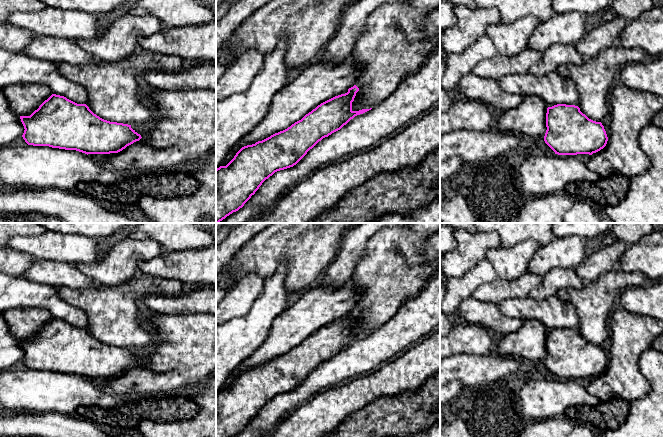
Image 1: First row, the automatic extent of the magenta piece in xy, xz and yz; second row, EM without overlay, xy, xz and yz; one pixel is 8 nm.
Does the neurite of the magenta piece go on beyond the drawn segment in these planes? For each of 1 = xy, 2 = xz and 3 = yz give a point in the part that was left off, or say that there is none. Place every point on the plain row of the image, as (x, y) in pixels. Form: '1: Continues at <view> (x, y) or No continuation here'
1: No continuation here
2: No continuation here
3: No continuation here

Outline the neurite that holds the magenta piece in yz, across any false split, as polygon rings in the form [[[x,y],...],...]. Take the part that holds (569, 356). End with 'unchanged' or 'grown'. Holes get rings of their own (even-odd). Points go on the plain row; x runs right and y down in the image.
[[[575,329],[548,331],[546,351],[544,365],[558,379],[592,379],[608,365],[602,347],[589,343]]]; unchanged

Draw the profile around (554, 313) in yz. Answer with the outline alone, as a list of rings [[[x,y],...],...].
[[[556,295],[536,299],[529,296],[524,298],[508,298],[498,305],[499,311],[510,318],[539,320],[547,331],[557,328],[578,330],[580,319],[574,306],[559,299]]]

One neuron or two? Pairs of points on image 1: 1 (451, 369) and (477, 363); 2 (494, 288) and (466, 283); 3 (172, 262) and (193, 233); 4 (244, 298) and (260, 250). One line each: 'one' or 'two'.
1: one
2: two
3: two
4: two

